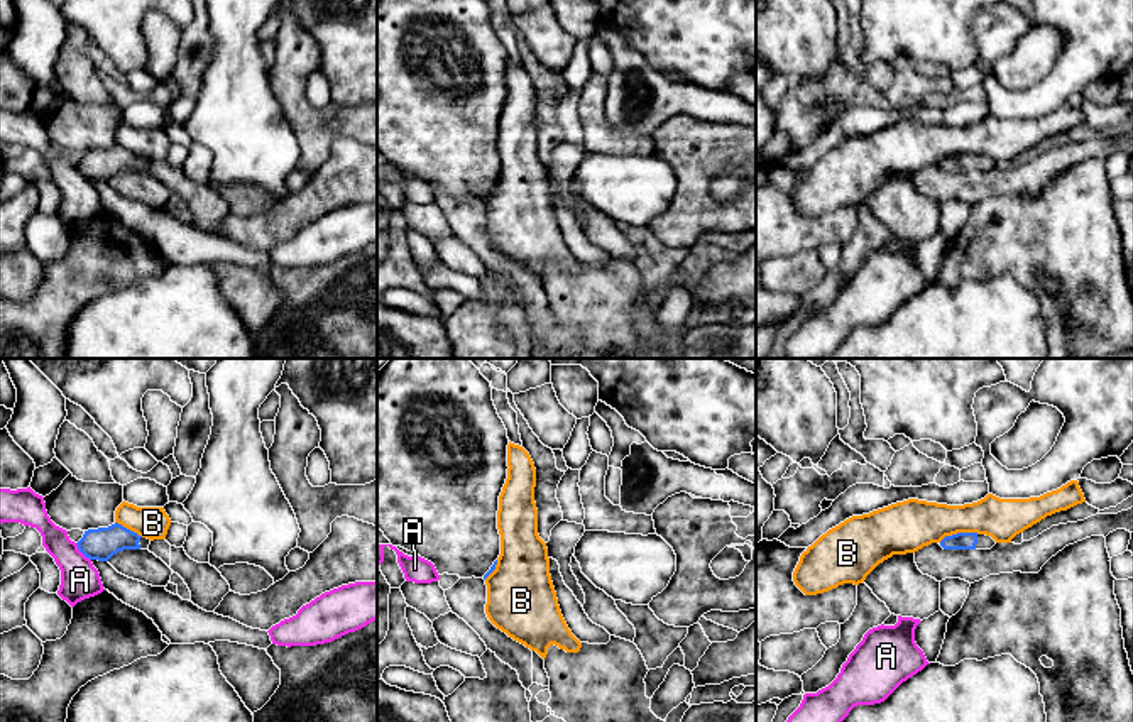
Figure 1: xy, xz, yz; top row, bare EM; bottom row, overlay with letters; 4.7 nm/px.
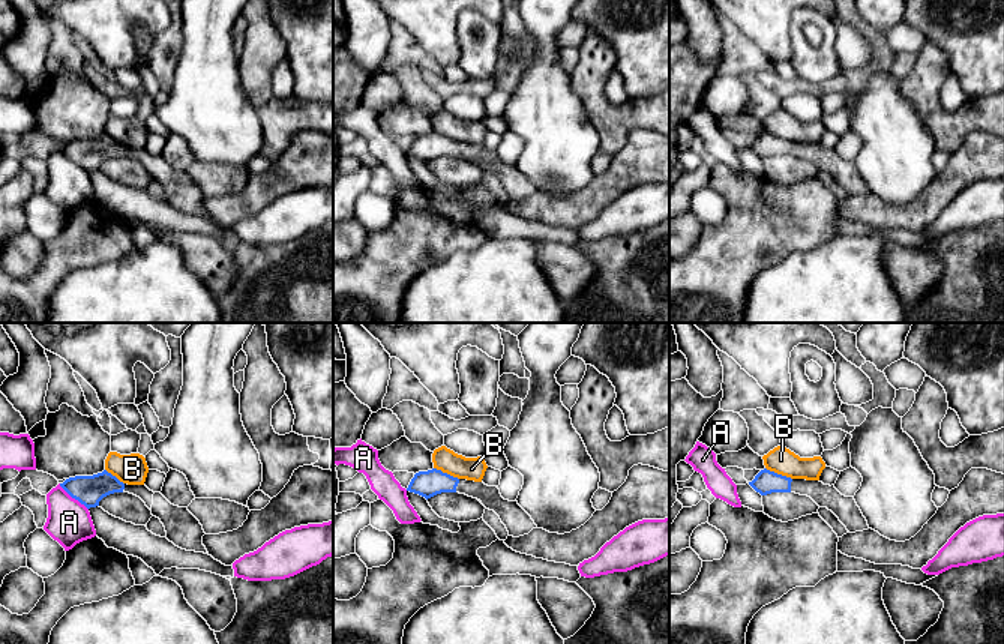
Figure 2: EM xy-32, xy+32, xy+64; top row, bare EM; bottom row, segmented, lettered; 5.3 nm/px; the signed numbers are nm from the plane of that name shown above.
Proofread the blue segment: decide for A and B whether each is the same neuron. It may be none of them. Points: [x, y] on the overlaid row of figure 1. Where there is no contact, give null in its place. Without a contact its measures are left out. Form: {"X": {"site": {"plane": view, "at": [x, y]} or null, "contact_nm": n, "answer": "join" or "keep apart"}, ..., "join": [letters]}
{"A": {"site": {"plane": "xy", "at": [82, 552]}, "contact_nm": 120, "answer": "keep apart"}, "B": {"site": {"plane": "yz", "at": [957, 533]}, "contact_nm": 200, "answer": "keep apart"}, "join": []}

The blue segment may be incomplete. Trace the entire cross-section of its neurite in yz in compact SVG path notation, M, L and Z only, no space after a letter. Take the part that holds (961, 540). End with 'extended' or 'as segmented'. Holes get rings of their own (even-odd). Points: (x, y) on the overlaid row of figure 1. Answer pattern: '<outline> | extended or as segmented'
M957 533L940 541L944 550L991 550L994 544L991 536L977 533Z | extended

